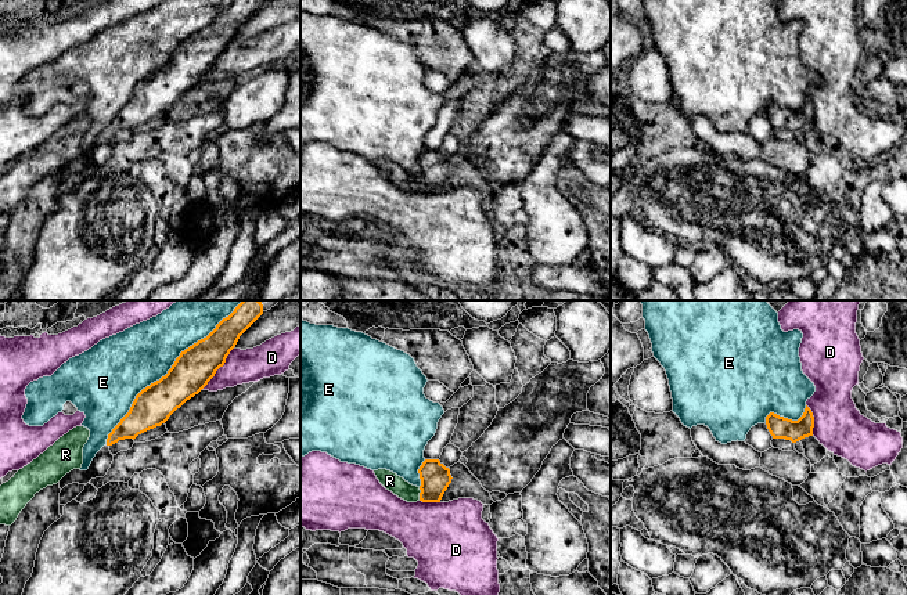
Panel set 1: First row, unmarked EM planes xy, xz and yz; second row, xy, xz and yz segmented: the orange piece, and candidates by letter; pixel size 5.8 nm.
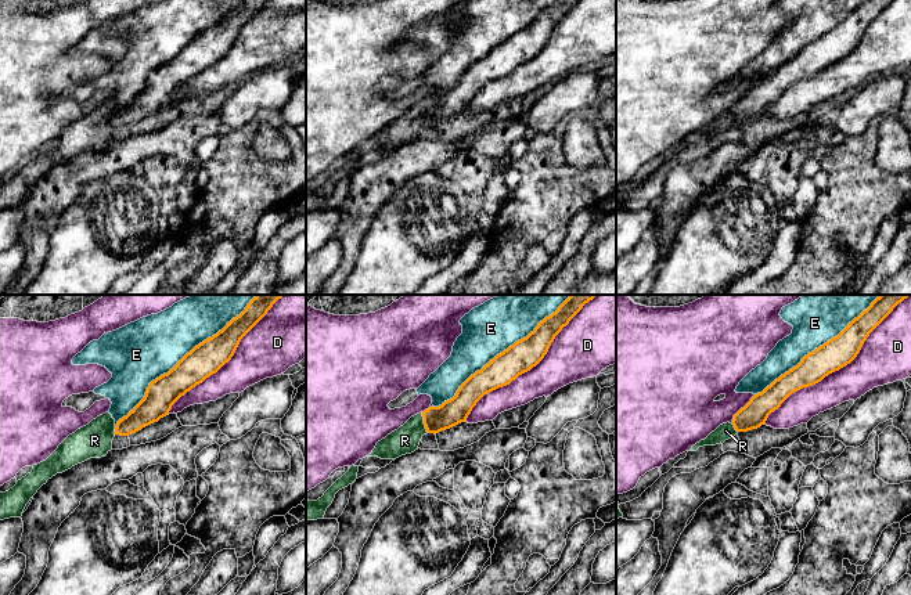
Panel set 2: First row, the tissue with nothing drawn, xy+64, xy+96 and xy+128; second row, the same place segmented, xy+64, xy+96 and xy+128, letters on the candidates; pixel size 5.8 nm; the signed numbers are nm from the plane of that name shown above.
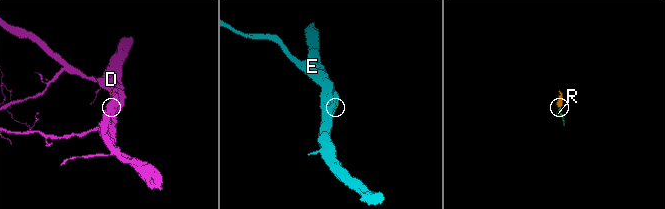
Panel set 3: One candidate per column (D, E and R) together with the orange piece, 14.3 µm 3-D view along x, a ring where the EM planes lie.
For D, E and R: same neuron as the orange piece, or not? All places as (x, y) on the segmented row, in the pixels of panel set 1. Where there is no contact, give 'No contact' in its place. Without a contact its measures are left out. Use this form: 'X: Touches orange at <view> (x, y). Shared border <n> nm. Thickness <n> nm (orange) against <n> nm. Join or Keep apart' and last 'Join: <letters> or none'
D: Touches orange at xy (219, 367). Shared border 320 nm. Thickness 220 nm (orange) against 190 nm. Keep apart
E: Touches orange at xy (168, 371). Shared border 1150 nm. Thickness 220 nm (orange) against 360 nm. Keep apart
R: Touches orange at xz (420, 494). Shared border 80 nm. Thickness 180 nm (orange) against 100 nm. Join
Join: R

